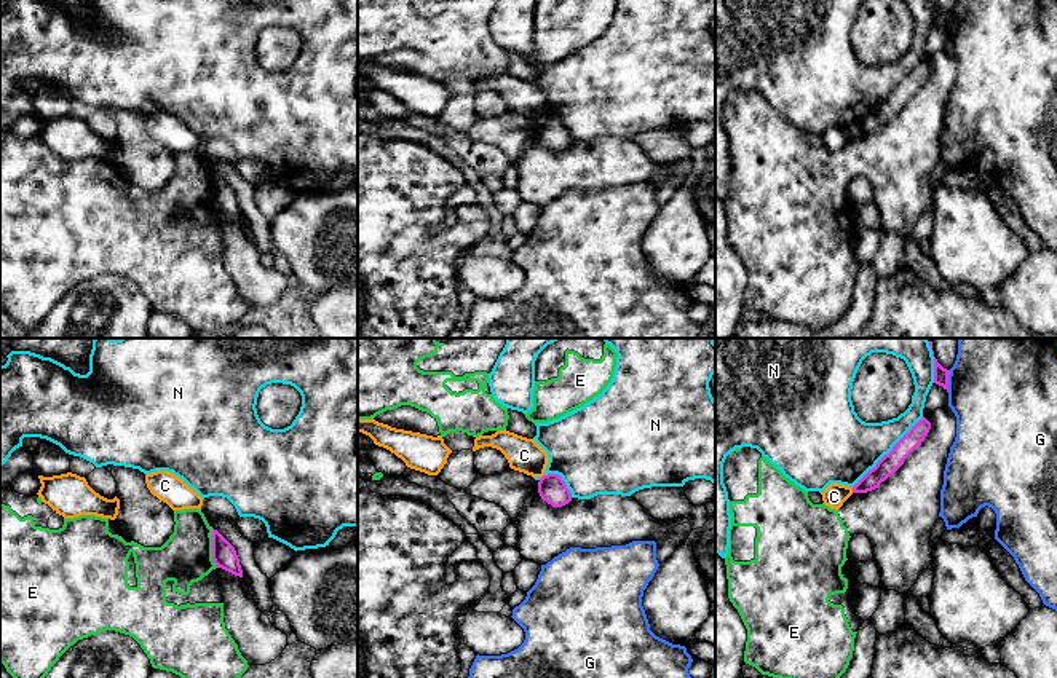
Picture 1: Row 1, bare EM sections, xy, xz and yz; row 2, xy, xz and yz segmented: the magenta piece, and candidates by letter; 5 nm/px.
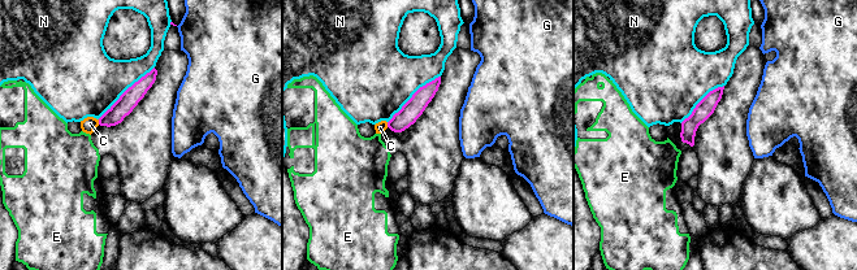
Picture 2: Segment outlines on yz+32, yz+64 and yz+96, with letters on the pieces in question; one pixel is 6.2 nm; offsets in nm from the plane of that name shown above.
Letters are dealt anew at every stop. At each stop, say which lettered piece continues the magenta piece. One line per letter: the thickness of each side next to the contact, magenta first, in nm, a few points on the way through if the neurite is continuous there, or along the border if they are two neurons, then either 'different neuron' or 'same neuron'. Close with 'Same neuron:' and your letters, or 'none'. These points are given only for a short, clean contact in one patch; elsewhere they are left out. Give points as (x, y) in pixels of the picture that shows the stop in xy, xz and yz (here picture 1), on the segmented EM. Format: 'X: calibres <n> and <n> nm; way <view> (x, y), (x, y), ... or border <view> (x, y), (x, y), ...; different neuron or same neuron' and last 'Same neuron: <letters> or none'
C: calibres 100 and 120 nm; border yz (851, 487), (853, 492); different neuron
E: calibres 120 and 260 nm; different neuron
G: calibres 80 and 500 nm; different neuron
N: calibres 100 and 360 nm; different neuron
Same neuron: none

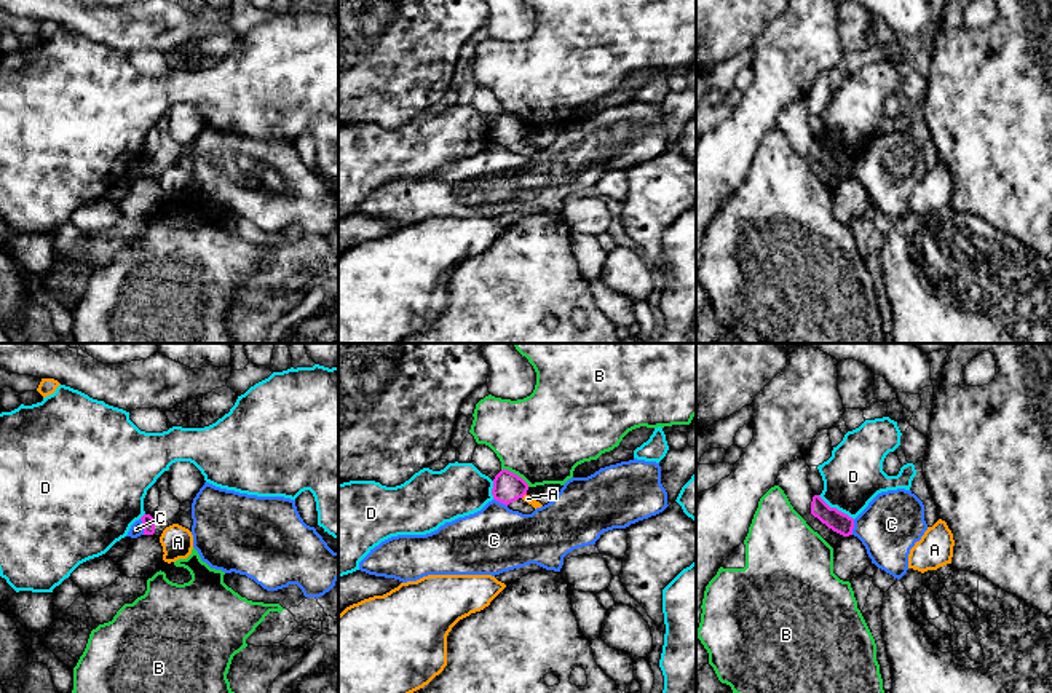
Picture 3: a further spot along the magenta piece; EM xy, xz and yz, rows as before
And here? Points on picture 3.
A: calibres 150 and 40 nm; border xz (526, 494), (522, 498); different neuron
B: calibres 150 and 440 nm; different neuron
C: calibres 60 and 70 nm; border xy (139, 519), (144, 534); different neuron
D: calibres 110 and 300 nm; border yz (818, 495), (853, 519); different neuron
Same neuron: none

